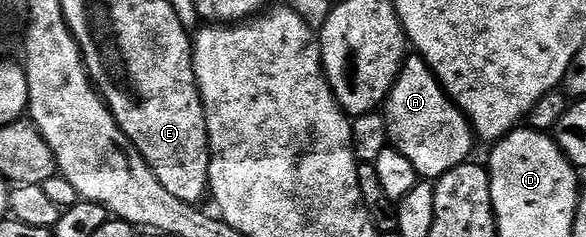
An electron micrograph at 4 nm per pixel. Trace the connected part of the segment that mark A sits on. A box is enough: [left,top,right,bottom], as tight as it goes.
[384,56,476,179]

